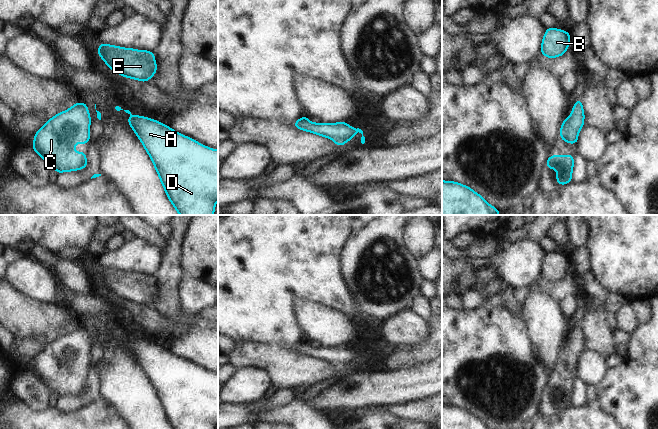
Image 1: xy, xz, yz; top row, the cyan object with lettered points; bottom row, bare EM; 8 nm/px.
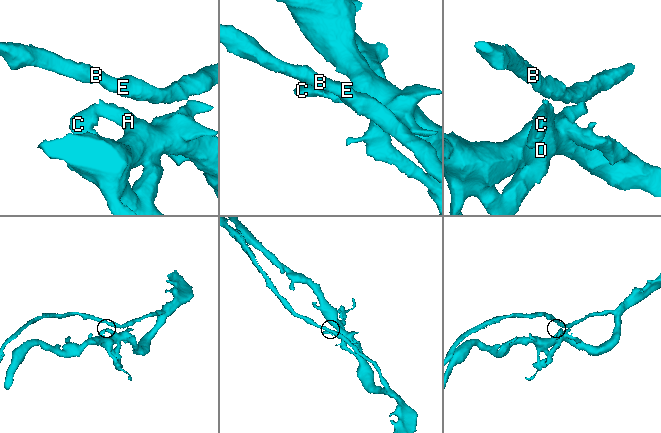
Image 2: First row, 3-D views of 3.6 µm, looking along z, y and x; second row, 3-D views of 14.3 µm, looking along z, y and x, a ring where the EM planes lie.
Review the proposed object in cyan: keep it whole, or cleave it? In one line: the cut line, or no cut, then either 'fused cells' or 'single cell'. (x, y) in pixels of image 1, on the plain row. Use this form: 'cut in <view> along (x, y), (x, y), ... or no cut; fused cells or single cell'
no cut; single cell

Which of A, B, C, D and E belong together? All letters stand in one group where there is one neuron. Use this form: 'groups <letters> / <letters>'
groups A B C D E

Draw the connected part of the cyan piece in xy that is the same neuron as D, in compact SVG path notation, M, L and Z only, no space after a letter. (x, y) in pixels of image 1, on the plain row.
M129 334L124 335L131 339L127 345L150 380L172 429L216 429L218 425L218 374L204 370L192 362L179 358L157 344L132 339Z

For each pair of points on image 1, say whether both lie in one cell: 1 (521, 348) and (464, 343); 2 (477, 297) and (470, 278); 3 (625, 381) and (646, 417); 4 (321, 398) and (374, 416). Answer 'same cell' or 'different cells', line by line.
1: same cell
2: different cells
3: same cell
4: different cells

